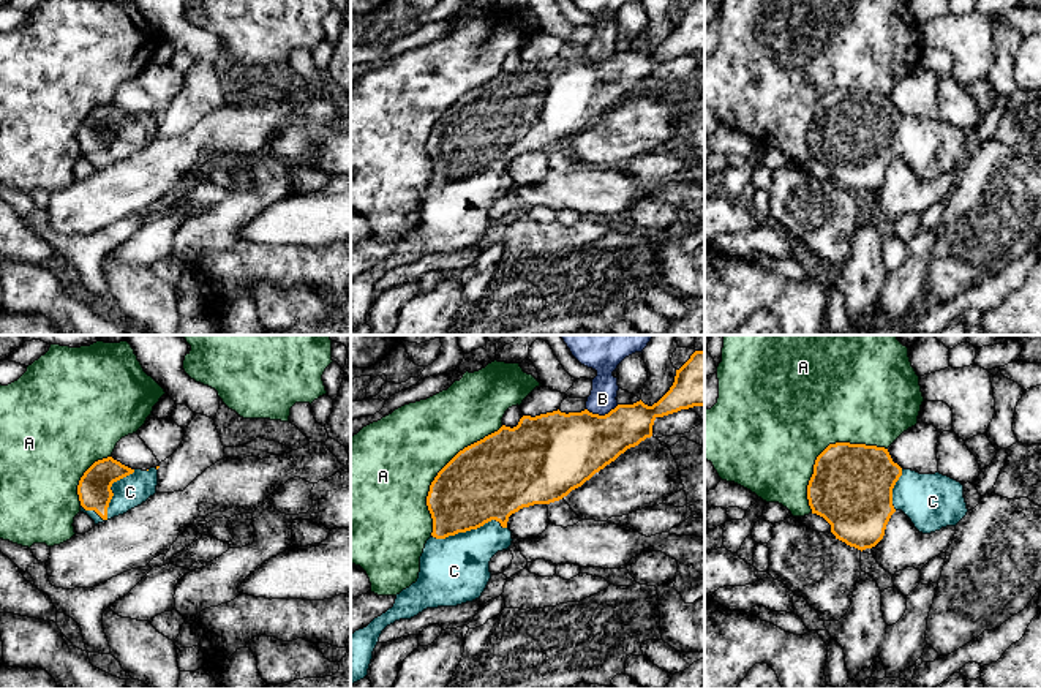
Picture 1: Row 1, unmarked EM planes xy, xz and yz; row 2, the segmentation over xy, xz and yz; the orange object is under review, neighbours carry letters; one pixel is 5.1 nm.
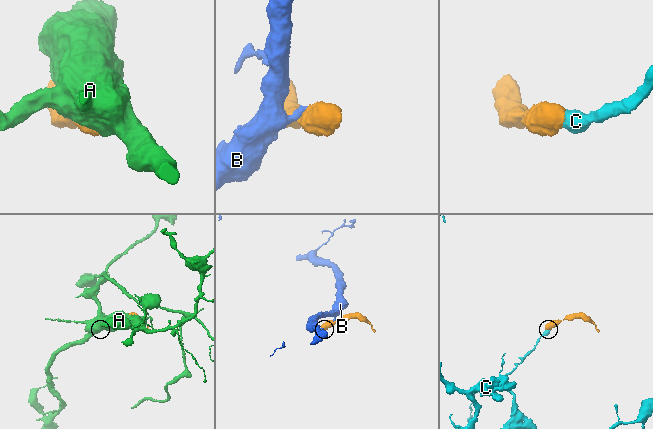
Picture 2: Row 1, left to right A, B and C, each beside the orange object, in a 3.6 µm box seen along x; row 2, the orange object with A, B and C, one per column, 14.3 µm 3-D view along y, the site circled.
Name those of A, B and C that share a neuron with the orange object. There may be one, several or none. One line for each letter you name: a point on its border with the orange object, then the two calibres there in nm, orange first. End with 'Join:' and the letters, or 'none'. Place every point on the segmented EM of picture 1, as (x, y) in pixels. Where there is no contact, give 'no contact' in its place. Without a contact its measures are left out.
C: xy (109, 501) | 170/160 nm
Join: C

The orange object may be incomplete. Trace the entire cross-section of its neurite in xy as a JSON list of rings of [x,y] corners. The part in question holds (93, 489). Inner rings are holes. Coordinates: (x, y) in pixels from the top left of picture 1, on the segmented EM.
[[[112,457],[95,461],[81,477],[81,512],[95,525],[123,515],[156,493],[158,469],[131,469]]]

